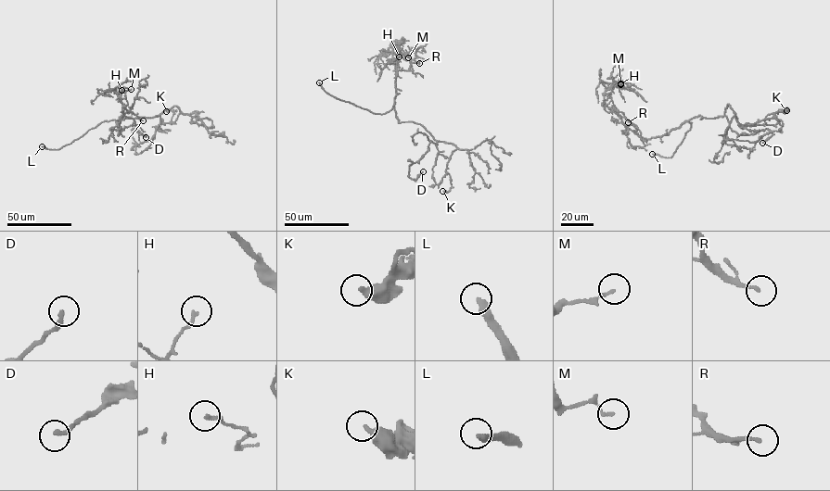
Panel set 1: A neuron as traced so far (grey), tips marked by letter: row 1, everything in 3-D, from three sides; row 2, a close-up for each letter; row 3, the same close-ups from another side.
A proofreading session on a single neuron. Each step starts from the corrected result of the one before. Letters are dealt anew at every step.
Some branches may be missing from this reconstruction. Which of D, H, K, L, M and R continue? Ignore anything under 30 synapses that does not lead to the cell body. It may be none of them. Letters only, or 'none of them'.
L, R

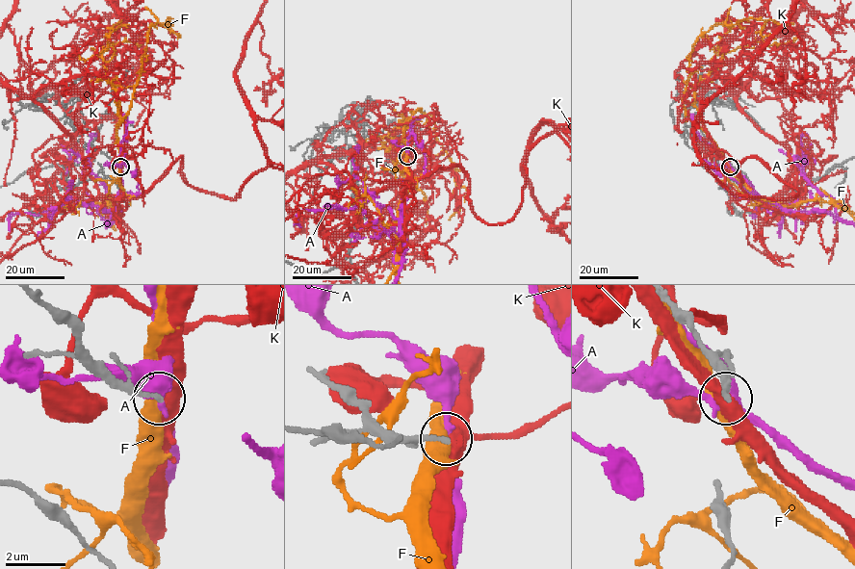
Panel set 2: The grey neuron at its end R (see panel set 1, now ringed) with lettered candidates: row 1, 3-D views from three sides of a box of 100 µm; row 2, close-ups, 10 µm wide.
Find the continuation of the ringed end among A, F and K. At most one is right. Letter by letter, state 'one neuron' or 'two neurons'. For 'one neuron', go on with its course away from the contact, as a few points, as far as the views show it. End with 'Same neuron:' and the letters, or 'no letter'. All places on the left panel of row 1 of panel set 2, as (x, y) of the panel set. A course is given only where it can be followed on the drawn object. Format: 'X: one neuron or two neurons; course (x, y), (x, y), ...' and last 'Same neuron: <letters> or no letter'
A: two neurons
F: two neurons
K: two neurons
Same neuron: no letter

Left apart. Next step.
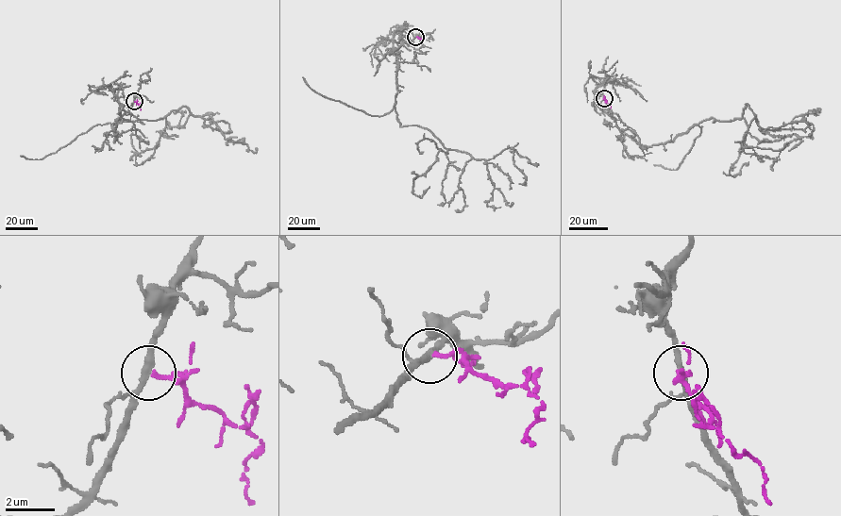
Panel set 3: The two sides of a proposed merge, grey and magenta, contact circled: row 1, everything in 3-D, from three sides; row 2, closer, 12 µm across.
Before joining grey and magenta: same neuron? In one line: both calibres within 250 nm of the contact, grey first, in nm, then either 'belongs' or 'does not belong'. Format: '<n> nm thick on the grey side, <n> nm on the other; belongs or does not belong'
260 nm thick on the grey side, 160 nm on the other; does not belong

